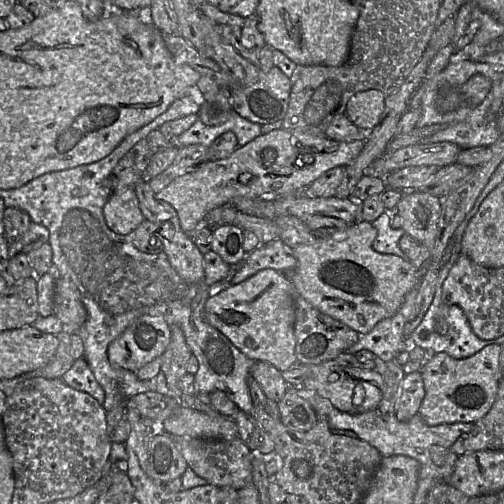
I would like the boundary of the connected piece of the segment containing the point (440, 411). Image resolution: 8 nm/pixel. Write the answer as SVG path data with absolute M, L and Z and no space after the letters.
M489 344L470 357L454 359L444 352L431 354L420 368L425 396L418 415L429 426L475 423L495 402L498 391L501 345Z

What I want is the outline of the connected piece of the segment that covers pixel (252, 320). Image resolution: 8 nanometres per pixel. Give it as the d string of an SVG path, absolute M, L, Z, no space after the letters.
M263 269L237 285L230 285L217 294L213 294L204 306L206 321L224 334L231 343L244 355L254 361L266 361L278 370L285 371L297 362L295 347L295 305L293 284L282 272L274 269Z

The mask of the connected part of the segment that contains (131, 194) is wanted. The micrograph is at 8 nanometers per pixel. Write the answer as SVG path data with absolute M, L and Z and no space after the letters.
M134 187L112 193L103 207L107 226L117 234L130 234L145 219Z

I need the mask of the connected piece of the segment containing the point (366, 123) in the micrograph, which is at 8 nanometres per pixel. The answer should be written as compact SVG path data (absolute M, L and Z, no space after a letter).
M377 89L355 93L348 101L346 115L362 131L374 129L385 110L386 94Z

